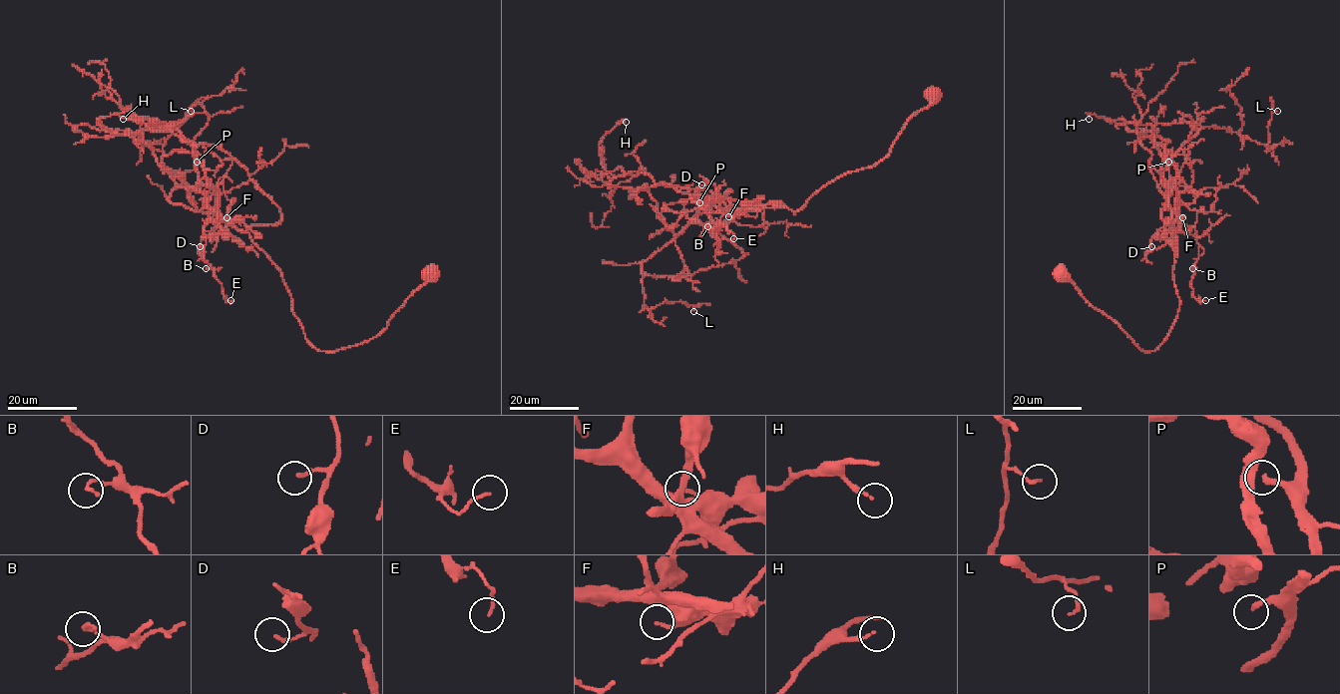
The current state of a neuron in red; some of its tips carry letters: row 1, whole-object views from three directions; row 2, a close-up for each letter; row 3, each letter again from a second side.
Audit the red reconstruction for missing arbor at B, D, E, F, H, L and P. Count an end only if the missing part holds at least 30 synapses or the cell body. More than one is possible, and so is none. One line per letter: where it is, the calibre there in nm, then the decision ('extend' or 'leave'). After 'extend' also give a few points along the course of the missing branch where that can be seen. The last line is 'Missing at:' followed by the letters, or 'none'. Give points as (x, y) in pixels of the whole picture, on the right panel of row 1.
B: at (1192, 268); 150 nm thick; leave
D: at (1151, 246); 150 nm thick; leave
E: at (1205, 300); 100 nm thick; leave
F: at (1182, 217); 170 nm thick; leave
H: at (1089, 119); 130 nm thick; leave
L: at (1277, 111); 120 nm thick; leave
P: at (1168, 162); 240 nm thick; extend; missing branch runs (1168, 162), (1167, 140), (1159, 130), (1156, 111), (1139, 90), (1177, 47), (1185, 27), (1167, 56)
Missing at: P

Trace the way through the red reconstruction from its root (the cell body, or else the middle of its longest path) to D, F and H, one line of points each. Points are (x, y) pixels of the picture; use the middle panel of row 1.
D: (937, 93), (903, 127), (884, 158), (836, 176), (794, 213), (784, 206), (710, 211), (707, 183), (701, 184)
F: (937, 93), (903, 127), (884, 158), (836, 176), (794, 213), (784, 206), (750, 206), (728, 216)
H: (937, 93), (884, 158), (836, 176), (794, 213), (705, 210), (643, 172), (614, 175), (599, 142), (626, 122)

